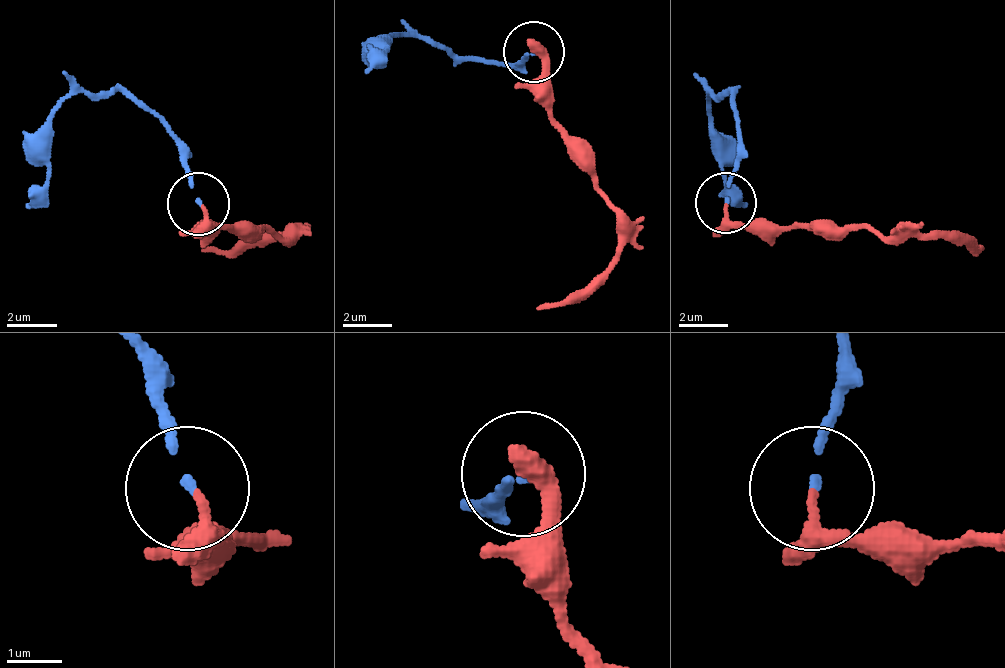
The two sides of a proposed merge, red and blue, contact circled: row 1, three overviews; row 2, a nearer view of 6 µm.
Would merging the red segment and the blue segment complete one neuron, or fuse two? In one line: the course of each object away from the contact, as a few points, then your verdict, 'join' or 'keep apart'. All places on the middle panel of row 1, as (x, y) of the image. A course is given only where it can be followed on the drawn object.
red runs (538, 50), (544, 62), (550, 123), (599, 197), (617, 215), (617, 258), (562, 301), (538, 307); blue runs (532, 50), (519, 62), (483, 62), (409, 37), (391, 37), (366, 74); join

